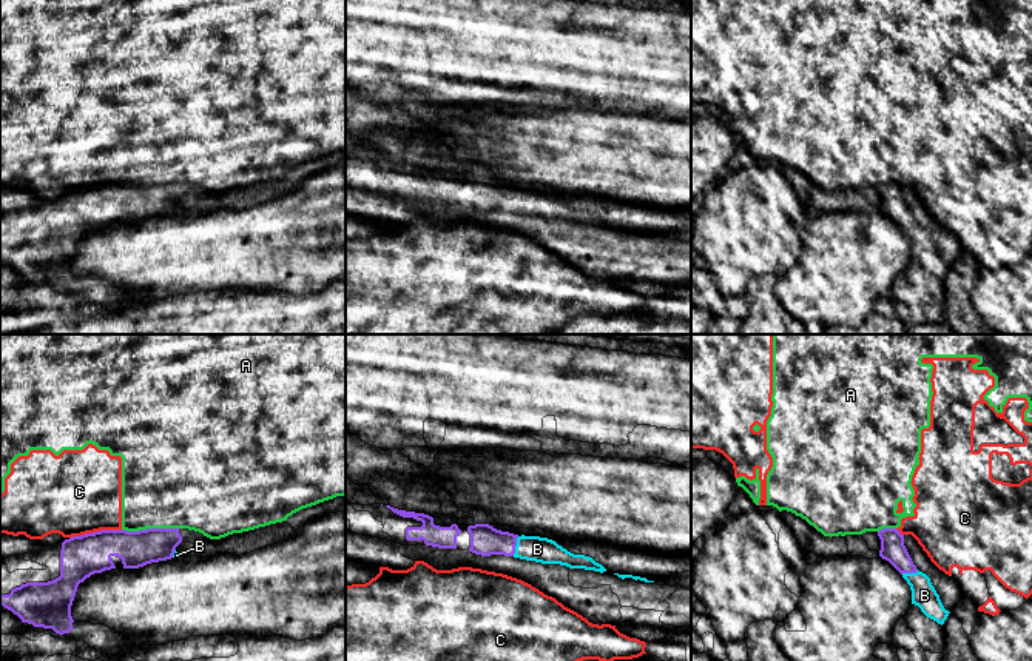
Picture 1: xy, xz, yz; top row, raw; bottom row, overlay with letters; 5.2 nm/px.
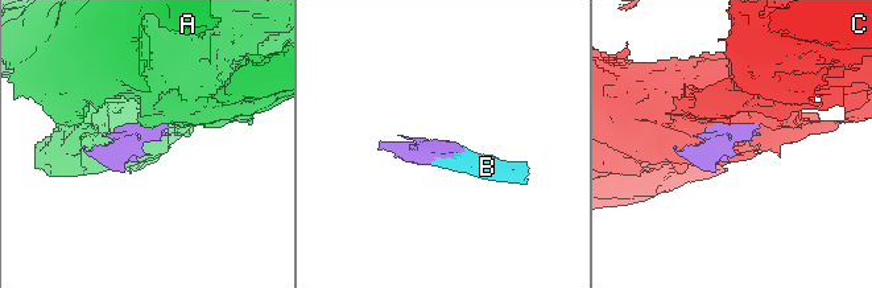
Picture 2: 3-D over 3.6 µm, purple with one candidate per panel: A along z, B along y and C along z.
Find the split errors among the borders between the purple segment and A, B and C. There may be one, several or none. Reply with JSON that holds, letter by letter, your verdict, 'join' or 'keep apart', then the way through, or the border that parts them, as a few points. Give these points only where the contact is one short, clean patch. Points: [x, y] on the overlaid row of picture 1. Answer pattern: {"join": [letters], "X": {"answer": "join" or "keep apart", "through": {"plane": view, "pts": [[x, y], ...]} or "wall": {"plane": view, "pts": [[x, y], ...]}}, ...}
{"join": ["B"], "A": {"answer": "keep apart", "wall": {"plane": "xy", "pts": [[178, 527], [122, 530]]}}, "B": {"answer": "join"}, "C": {"answer": "keep apart"}}

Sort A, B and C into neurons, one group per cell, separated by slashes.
A C / B

